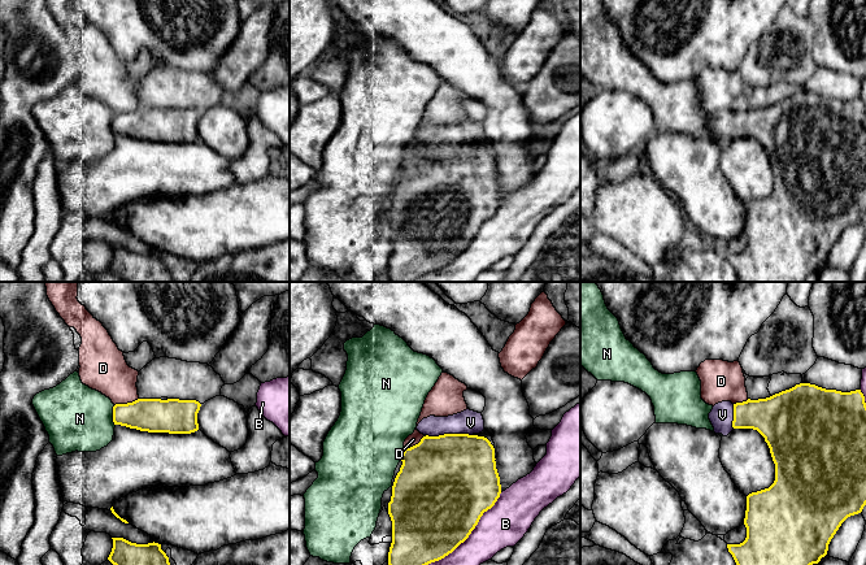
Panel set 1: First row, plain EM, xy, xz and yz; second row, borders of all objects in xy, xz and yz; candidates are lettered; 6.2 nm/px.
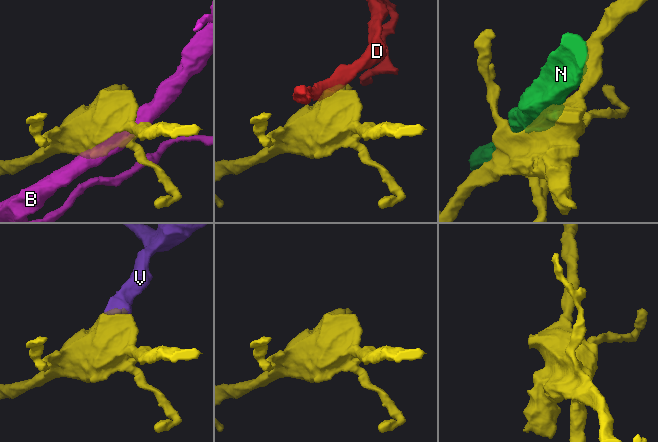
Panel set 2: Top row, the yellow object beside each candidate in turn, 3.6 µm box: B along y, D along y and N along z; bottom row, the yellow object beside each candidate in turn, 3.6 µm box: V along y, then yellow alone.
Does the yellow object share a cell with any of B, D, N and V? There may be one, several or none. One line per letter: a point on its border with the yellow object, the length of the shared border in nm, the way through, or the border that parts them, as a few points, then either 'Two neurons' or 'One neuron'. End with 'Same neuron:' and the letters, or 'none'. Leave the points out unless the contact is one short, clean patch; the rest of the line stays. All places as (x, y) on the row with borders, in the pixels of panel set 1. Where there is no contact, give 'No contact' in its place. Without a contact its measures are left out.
B: Touches yellow at xz (470, 533). Shared border 650 nm. Two neurons
D: Touches yellow at xy (127, 403). Shared border 160 nm. Boundary: xy (138, 398), (114, 405). Two neurons
N: Touches yellow at xy (113, 416). Shared border 130 nm. Two neurons
V: Touches yellow at xz (448, 434). Shared border 280 nm. Path across: xz (452, 474), (448, 434), (470, 422). One neuron
Same neuron: V

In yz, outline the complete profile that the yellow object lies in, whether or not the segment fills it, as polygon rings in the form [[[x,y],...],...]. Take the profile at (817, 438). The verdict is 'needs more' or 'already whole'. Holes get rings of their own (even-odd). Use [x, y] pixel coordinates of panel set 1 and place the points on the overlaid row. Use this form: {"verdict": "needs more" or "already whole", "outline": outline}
{"verdict": "needs more", "outline": [[[800,383],[766,399],[718,403],[709,420],[714,433],[723,436],[734,429],[757,430],[765,438],[775,464],[774,483],[747,496],[745,540],[727,544],[736,565],[818,564],[827,555],[828,544],[841,523],[861,513],[866,505],[866,403],[861,390],[841,392]]]}

